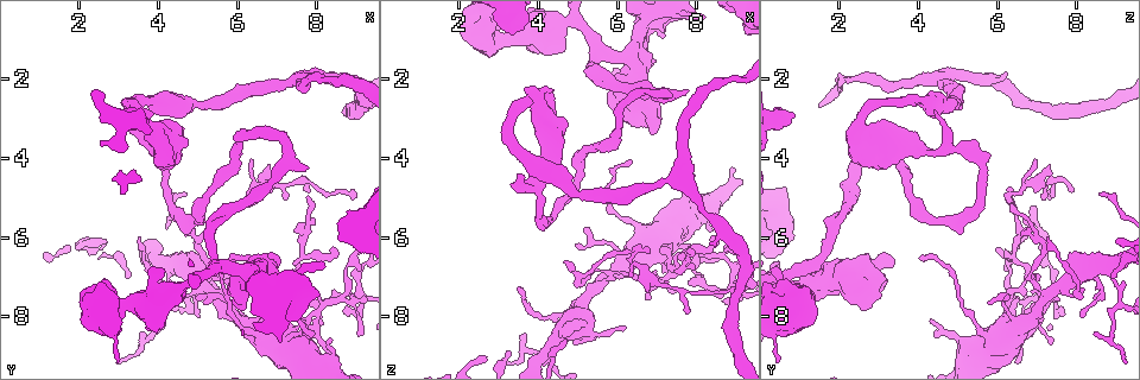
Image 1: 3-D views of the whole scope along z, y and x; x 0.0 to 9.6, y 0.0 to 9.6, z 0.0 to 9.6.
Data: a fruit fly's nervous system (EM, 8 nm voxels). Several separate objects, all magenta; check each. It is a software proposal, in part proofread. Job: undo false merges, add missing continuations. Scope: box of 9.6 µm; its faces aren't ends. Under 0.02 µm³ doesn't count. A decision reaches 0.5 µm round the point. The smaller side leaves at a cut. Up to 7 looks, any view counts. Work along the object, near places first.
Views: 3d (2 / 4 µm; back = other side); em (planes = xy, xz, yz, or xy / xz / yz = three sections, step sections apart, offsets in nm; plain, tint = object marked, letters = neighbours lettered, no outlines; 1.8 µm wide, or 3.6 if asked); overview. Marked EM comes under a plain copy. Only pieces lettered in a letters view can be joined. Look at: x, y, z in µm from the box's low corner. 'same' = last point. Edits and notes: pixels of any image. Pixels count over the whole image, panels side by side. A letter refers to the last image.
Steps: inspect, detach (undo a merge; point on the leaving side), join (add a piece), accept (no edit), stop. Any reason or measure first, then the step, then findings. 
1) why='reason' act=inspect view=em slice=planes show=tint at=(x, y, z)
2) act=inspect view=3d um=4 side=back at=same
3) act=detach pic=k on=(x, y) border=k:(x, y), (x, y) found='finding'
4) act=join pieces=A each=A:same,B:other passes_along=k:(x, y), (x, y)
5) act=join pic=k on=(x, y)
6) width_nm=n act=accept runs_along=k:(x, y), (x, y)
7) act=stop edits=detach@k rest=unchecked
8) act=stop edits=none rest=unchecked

act=inspect view=em slice=planes show=tint at=(5.05, 6.15, 7.15)

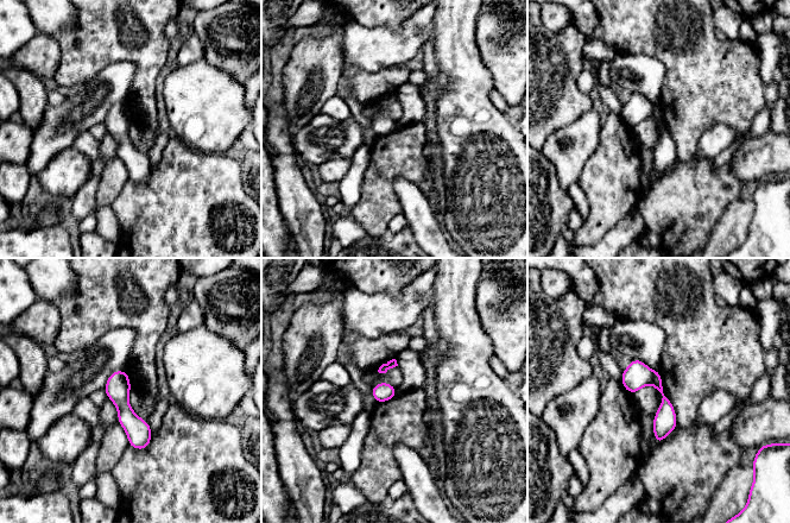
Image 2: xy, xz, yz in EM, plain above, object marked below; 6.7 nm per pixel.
act=inspect view=em slice=planes show=letters at=same

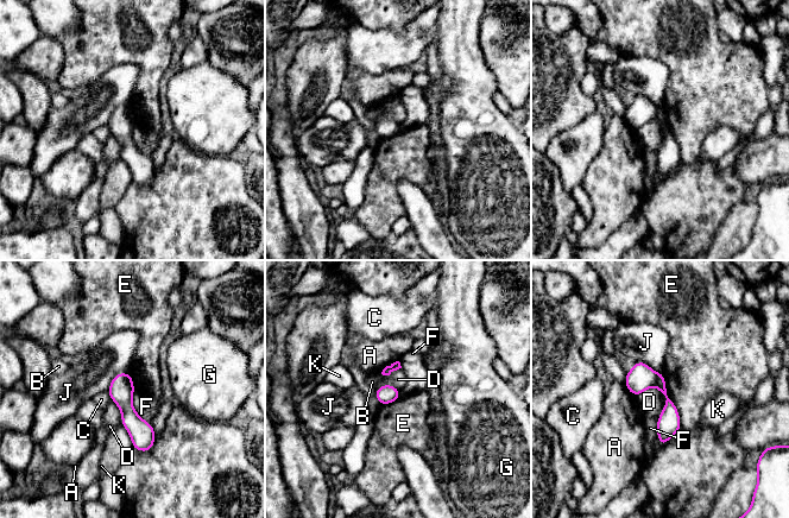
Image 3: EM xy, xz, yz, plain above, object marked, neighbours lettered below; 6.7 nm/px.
longest_contact=E:400nm act=accept each=A:other,B:other,C:other,D:other,E:other,F:other,G:other,J:other,K:other border=3:(134, 390), (132, 408), (151, 424) found='all the same cell'

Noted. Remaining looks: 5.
why='two arms in line, one across' act=inspect view=em slice=planes show=tint at=(4.30, 6.75, 8.70)

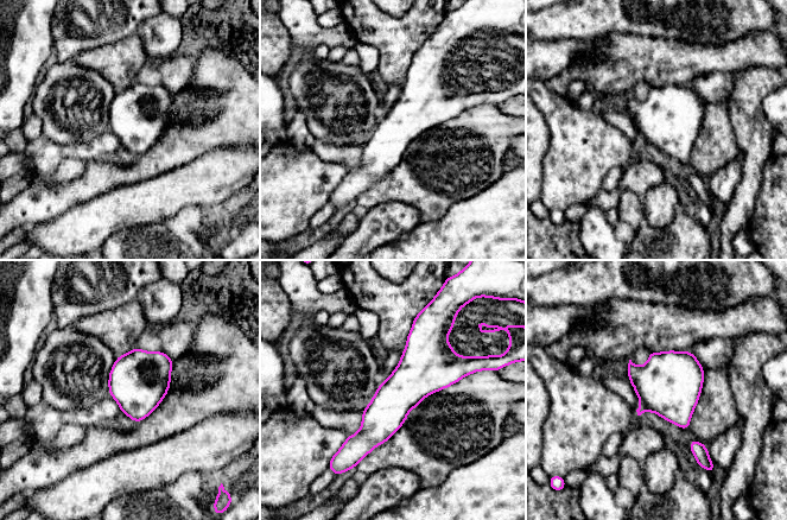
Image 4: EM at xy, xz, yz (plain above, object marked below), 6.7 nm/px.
why='what lies round it' act=inspect view=em slice=planes show=letters at=same

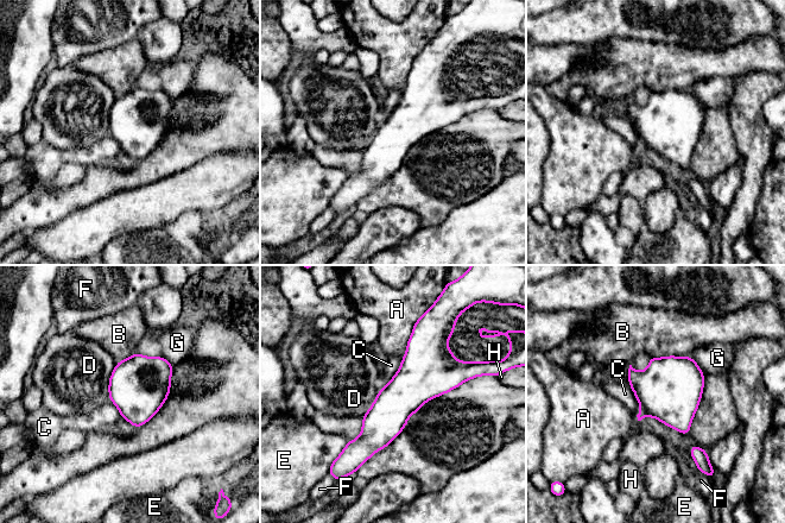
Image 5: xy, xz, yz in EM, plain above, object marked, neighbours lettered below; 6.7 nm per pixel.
act=accept each=A:other,B:other,C:other,D:other,E:other,F:other,G:other,H:other border=5:(402, 359), (398, 371), (381, 388) found='continuous, no second cell'

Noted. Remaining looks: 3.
why='an open end' act=inspect view=em um=3.6 slice=planes show=letters at=(3.65, 3.05, 0.60)

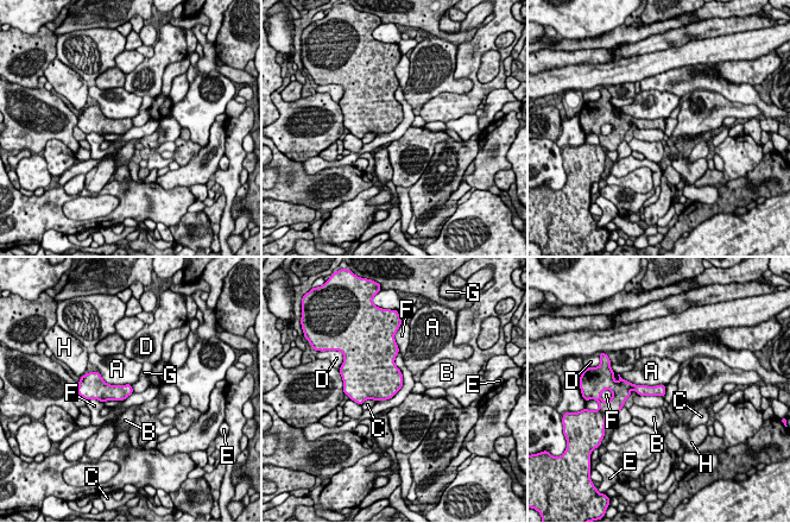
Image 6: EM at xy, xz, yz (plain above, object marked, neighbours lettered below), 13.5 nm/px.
act=accept each=A:other,B:other,C:other,D:other,E:other,F:other,G:other,H:other border=6:(637, 394), (659, 395), (663, 398) found='no lettered piece goes on from it'

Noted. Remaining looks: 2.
act=stop edits=none rest=unchecked

